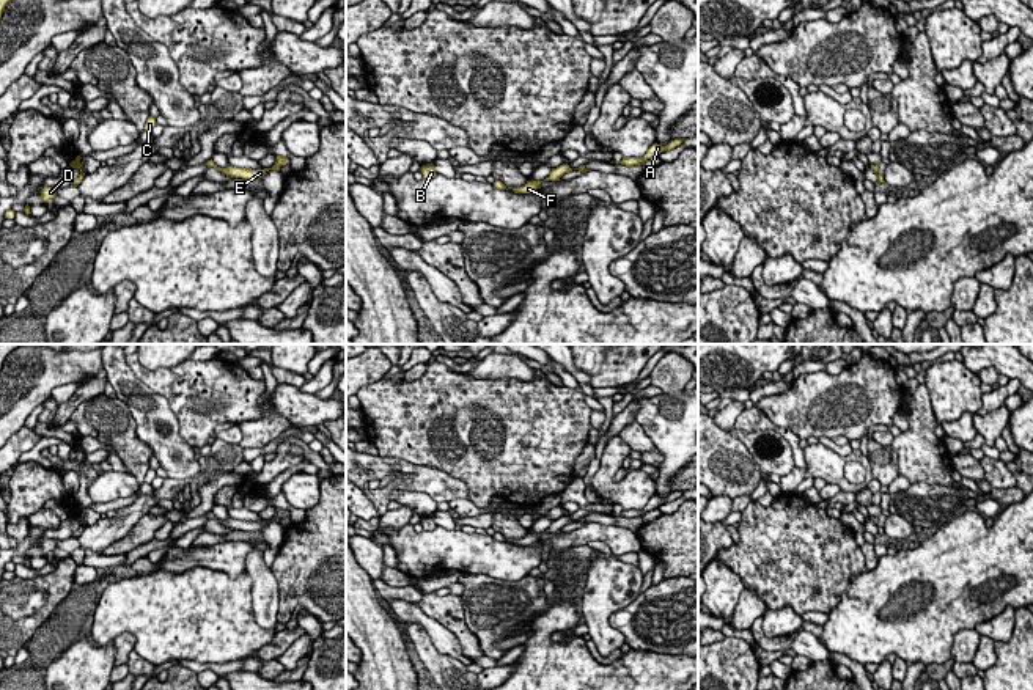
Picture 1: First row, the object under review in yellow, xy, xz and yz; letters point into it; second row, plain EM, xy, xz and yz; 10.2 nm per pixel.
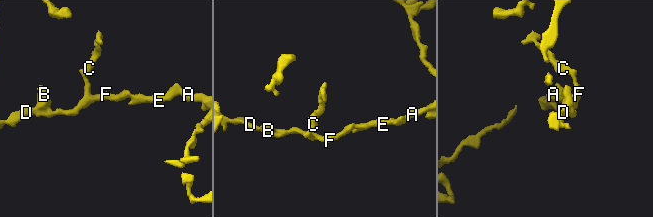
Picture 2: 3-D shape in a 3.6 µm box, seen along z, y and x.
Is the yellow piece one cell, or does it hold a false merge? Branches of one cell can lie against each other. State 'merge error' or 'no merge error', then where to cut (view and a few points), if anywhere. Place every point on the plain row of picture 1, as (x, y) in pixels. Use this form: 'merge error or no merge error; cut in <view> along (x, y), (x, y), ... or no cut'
merge error; cut in xz along (563, 516), (566, 519), (565, 524)

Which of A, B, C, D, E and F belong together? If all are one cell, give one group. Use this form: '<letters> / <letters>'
A E / B C D F

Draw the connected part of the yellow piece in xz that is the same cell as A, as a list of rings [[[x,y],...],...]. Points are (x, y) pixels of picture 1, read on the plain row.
[[[675,490],[665,498],[654,495],[653,498],[649,498],[649,501],[646,503],[646,506],[643,509],[623,509],[623,512],[619,516],[623,516],[626,519],[643,517],[648,511],[653,511],[653,509],[659,508],[660,505],[670,503],[670,501],[679,498],[682,494],[684,494],[684,490]]]

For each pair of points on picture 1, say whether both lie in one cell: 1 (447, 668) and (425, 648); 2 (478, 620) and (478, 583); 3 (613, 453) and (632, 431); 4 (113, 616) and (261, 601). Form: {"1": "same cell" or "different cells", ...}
{"1": "same cell", "2": "same cell", "3": "different cells", "4": "different cells"}

